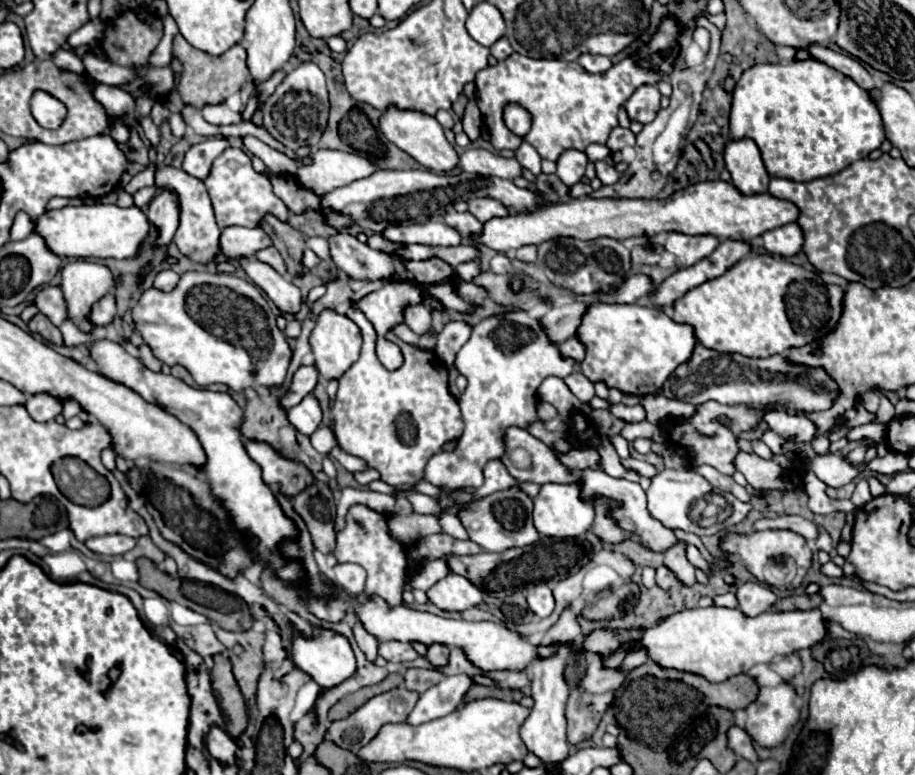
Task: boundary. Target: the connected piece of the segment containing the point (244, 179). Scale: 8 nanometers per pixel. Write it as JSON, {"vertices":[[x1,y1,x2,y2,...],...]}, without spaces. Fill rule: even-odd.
{"vertices":[[236,147,224,149,224,153,214,161,212,171,204,183,208,185,208,195,212,199,220,229,230,225,256,227,266,213,272,213,282,221,286,221,288,217,288,207,284,207,282,199,274,195,270,179,254,171,250,157,242,149,236,149],[224,155,232,155,232,157,224,157]]}

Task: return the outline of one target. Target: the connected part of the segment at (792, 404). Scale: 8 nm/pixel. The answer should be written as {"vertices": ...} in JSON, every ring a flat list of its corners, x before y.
{"vertices":[[700,343,696,345,692,359,670,375,662,391,668,399,678,399,694,405,714,399,724,405,774,405,806,415,814,411,826,411,840,397,838,383,822,367,792,363,788,355,772,355,766,359,750,359,736,353,724,355]]}

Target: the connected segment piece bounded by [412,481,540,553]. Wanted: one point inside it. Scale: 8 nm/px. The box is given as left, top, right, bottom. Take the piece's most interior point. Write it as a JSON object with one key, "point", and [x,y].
{"point":[504,519]}

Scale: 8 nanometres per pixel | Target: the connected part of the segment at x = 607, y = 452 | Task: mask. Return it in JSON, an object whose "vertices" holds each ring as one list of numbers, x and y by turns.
{"vertices":[[604,435,600,437,600,441,596,444,596,450,600,453,600,468,606,471,608,475,612,477,622,477,622,479,628,479,628,481,640,481,640,473,638,471,632,471,632,469,626,469,622,465,622,459,616,455,610,439]]}

